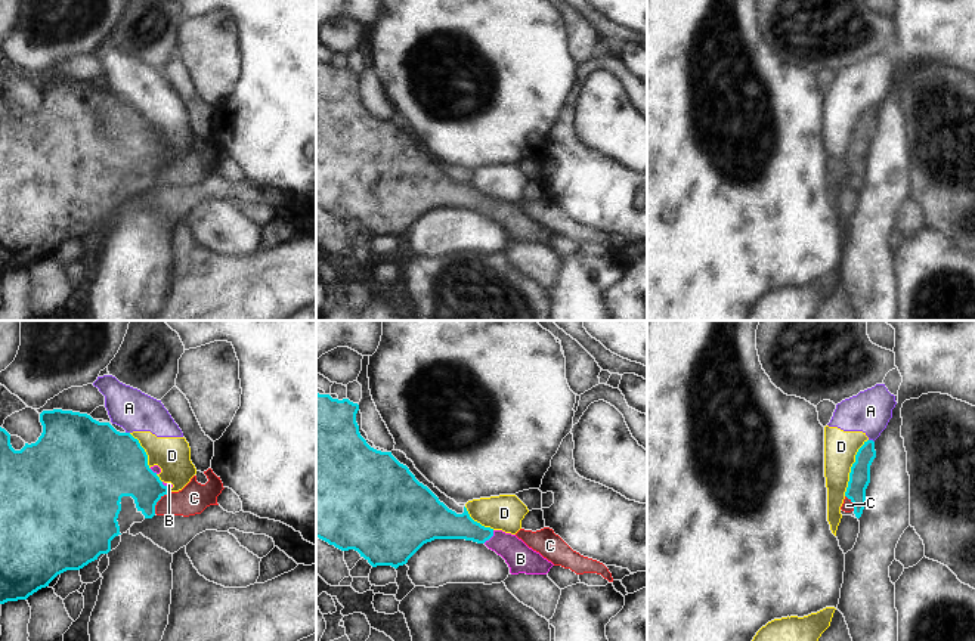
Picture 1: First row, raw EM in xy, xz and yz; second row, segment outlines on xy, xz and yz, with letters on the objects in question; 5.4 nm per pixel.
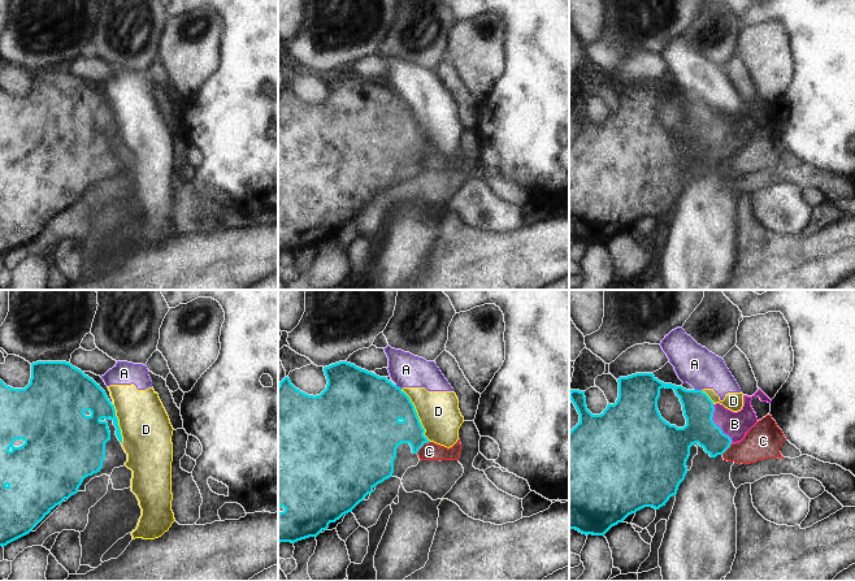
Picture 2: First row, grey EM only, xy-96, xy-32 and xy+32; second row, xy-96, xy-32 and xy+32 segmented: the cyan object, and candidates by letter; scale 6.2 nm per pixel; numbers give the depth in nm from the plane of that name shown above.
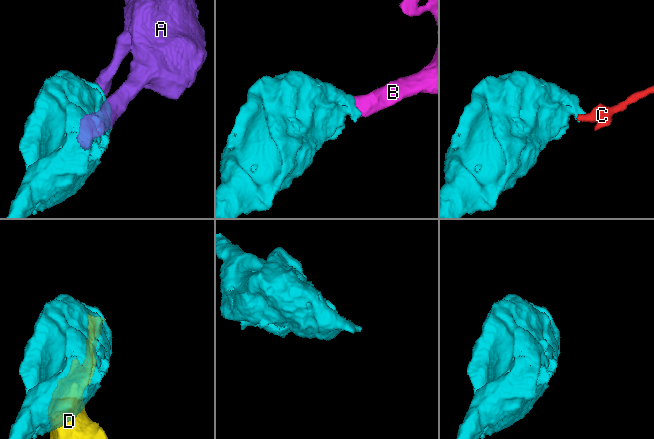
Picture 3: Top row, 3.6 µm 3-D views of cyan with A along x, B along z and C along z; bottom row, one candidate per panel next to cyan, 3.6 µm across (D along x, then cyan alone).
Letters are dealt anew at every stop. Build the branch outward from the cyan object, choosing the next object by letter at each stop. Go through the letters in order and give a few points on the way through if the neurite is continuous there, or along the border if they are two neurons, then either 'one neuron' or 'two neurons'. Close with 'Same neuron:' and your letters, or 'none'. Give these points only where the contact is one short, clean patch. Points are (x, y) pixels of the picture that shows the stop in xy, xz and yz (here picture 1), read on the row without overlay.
A: border yz (869, 108), (873, 111); two neurons
B: way xz (446, 194), (463, 195), (489, 207), (505, 213), (520, 228); one neuron
C: border xy (169, 160), (157, 172), (154, 182); two neurons
D: border yz (867, 108), (856, 124), (844, 164); two neurons
Same neuron: B

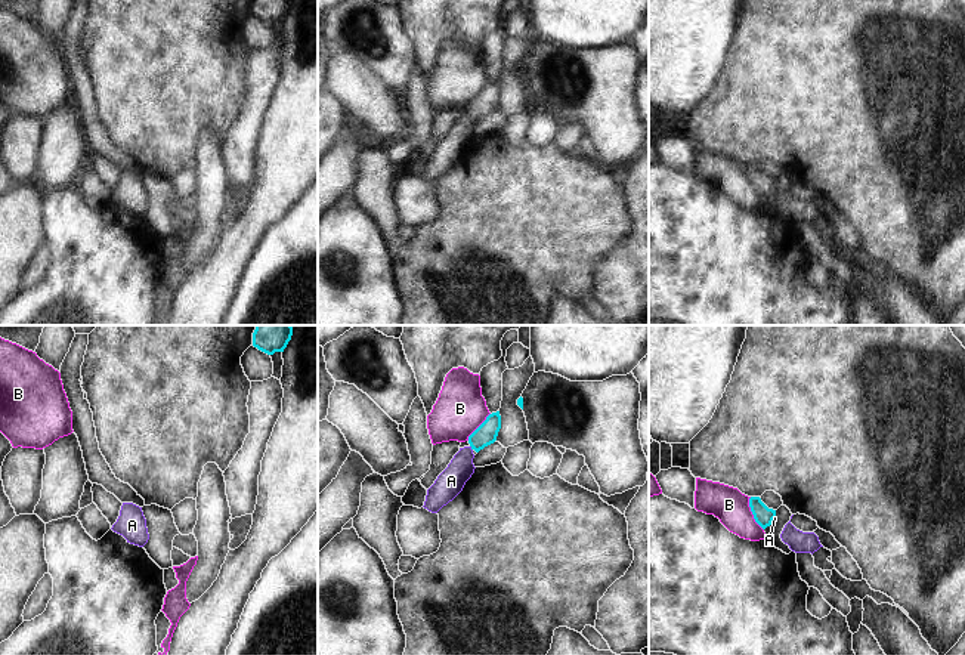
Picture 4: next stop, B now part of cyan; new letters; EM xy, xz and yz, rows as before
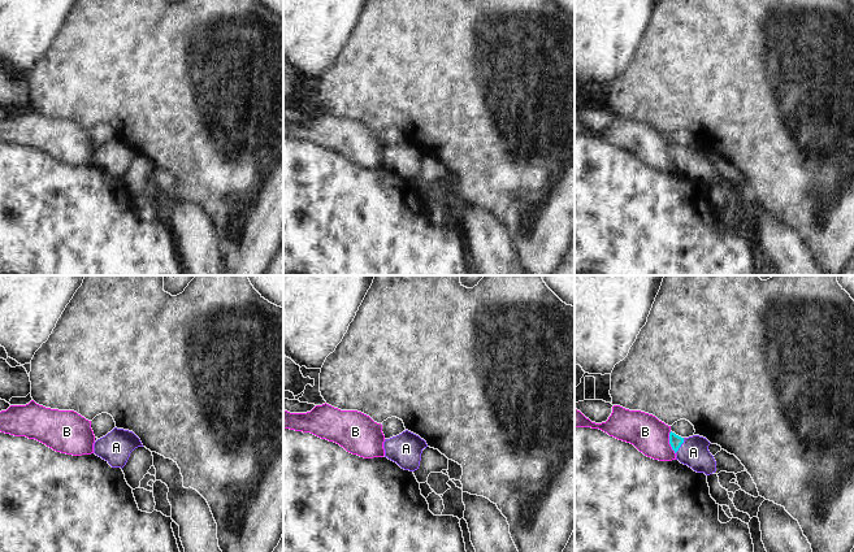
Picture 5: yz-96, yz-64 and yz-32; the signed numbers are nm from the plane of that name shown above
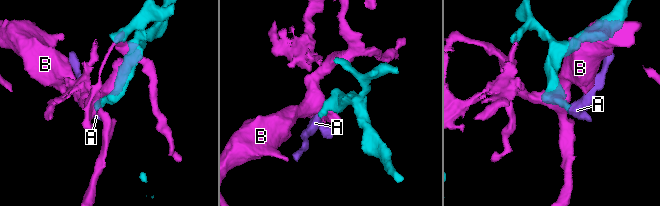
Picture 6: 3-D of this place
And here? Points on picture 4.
A: way xz (486, 102), (472, 117), (451, 150); one neuron
B: two neurons
Same neuron: A

